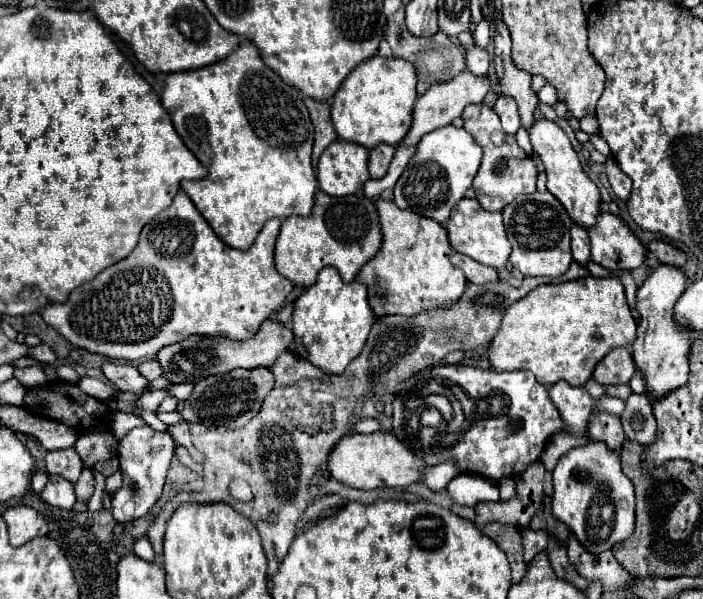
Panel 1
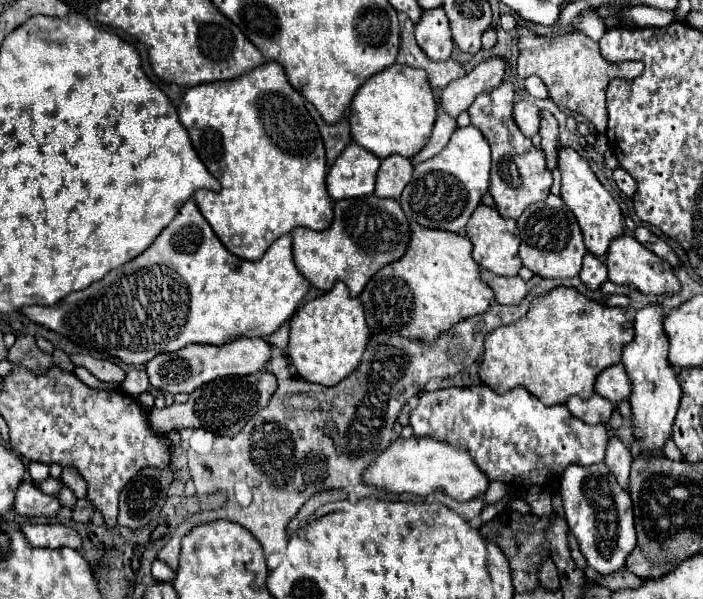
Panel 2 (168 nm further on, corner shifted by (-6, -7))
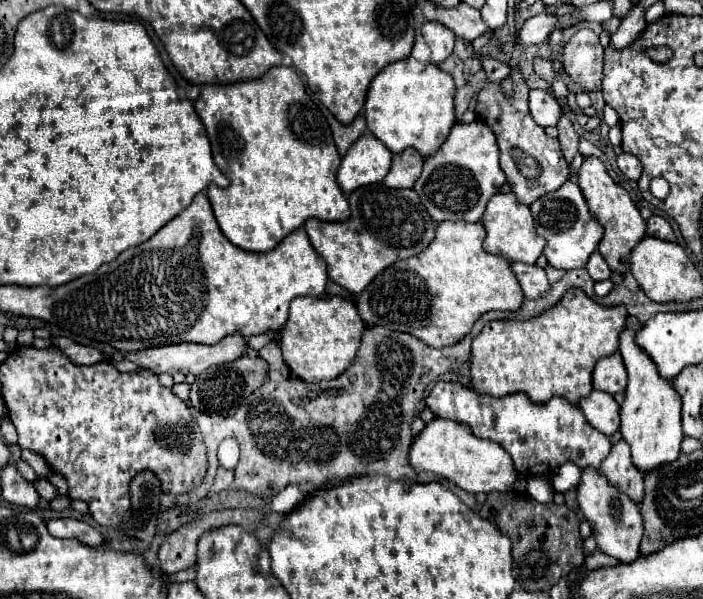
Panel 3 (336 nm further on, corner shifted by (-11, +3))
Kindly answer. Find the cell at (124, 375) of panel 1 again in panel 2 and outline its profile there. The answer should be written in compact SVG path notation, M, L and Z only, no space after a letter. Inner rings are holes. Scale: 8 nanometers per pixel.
M84 354L70 356L70 360L74 362L74 366L84 366L88 372L92 372L102 382L122 384L122 380L124 380L124 370L110 360L98 360L94 356L84 356Z

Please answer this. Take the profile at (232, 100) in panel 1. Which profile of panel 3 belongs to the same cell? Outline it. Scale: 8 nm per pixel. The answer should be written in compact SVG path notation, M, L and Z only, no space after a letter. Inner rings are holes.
M271 66L261 78L203 86L195 100L195 112L207 130L213 160L229 178L227 188L209 186L207 196L223 234L239 248L249 252L269 252L289 232L303 226L309 218L347 220L349 204L335 182L339 154L331 130L319 108L305 92L303 78L291 66Z

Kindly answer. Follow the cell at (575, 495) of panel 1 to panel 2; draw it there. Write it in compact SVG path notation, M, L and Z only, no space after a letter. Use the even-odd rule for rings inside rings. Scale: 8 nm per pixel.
M572 464L566 468L560 480L560 496L564 500L568 530L576 536L588 566L592 566L598 574L612 574L624 568L628 554L636 546L632 500L630 494L618 486L614 476L610 478L606 464L586 468Z

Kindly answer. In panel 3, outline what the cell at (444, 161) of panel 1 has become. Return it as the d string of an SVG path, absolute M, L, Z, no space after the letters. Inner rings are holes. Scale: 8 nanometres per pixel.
M473 120L469 124L455 124L441 148L425 158L423 172L417 178L413 190L419 194L419 200L435 222L479 222L489 198L503 182L505 174L499 166L497 138L487 124L483 124L481 120Z

